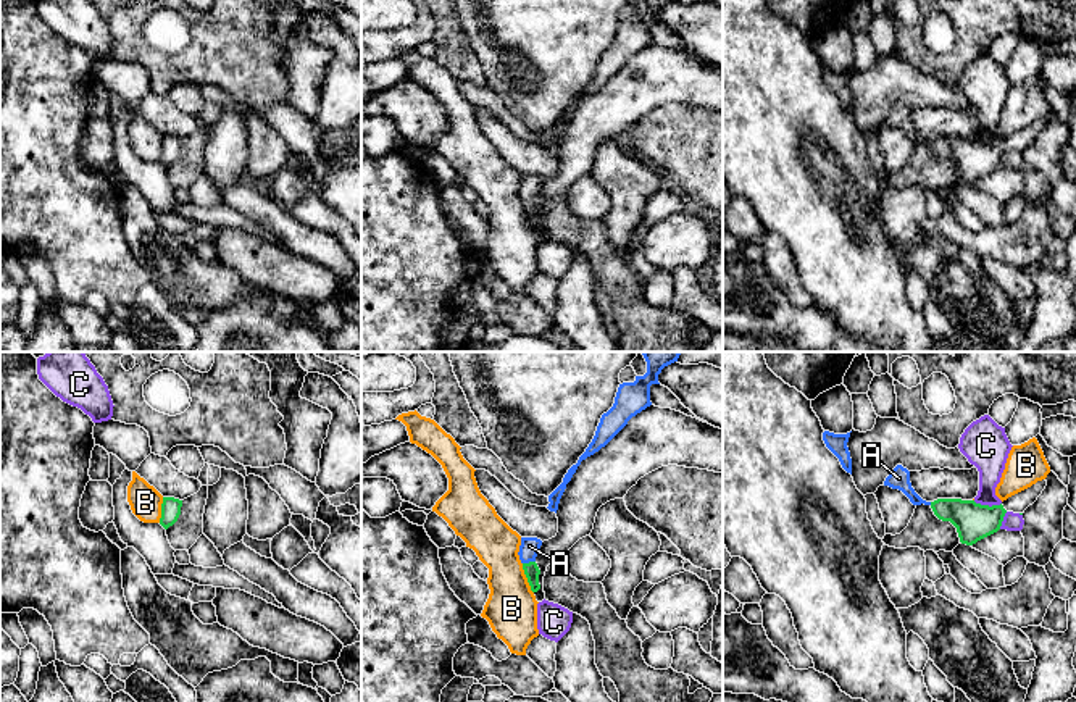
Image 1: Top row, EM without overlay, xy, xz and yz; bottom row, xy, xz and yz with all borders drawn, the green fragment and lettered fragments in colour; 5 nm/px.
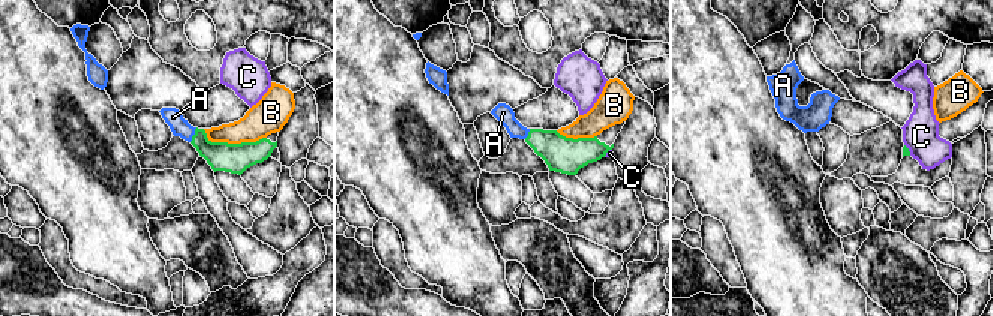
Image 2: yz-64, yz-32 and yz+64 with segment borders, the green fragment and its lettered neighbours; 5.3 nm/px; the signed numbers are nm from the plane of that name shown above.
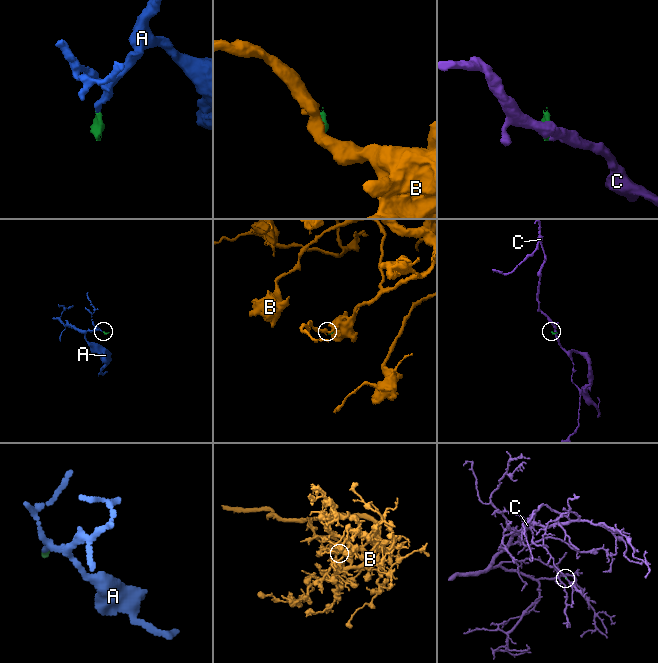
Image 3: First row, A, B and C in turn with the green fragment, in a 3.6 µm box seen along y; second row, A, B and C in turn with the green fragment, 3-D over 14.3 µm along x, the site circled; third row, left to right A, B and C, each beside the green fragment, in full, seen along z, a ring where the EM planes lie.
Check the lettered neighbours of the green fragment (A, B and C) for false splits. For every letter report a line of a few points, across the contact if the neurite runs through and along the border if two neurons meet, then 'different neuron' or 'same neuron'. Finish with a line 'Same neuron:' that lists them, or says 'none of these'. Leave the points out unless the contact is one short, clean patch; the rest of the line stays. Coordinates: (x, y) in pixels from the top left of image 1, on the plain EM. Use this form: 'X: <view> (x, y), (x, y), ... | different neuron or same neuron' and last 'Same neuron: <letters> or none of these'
A: xz (531, 208), (529, 200), (529, 184) | same neuron
B: different neuron
C: yz (973, 139), (983, 144), (1000, 142) | different neuron
Same neuron: A

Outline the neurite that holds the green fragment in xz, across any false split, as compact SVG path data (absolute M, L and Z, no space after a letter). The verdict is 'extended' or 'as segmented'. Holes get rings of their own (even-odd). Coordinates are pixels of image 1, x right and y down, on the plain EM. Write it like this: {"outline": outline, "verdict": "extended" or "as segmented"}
{"outline": "M521 176L521 184L518 190L519 198L523 202L524 213L528 216L528 221L532 231L537 231L540 228L540 223L539 223L540 208L536 202L536 195L540 184L542 184L542 179L537 176Z", "verdict": "extended"}

